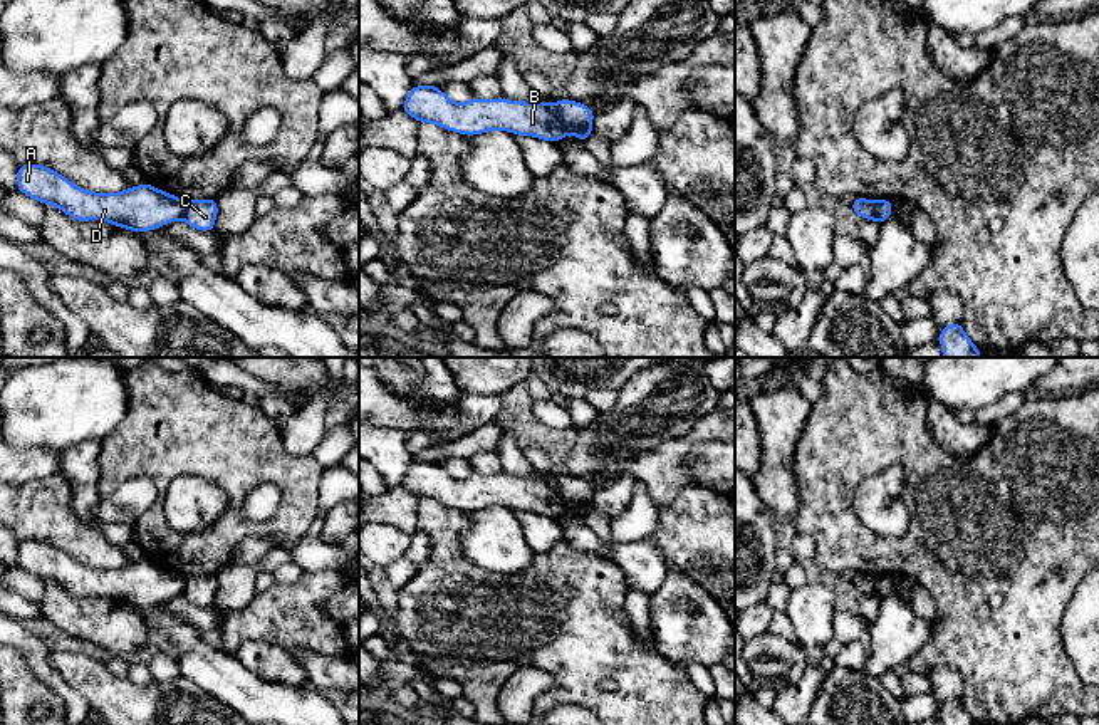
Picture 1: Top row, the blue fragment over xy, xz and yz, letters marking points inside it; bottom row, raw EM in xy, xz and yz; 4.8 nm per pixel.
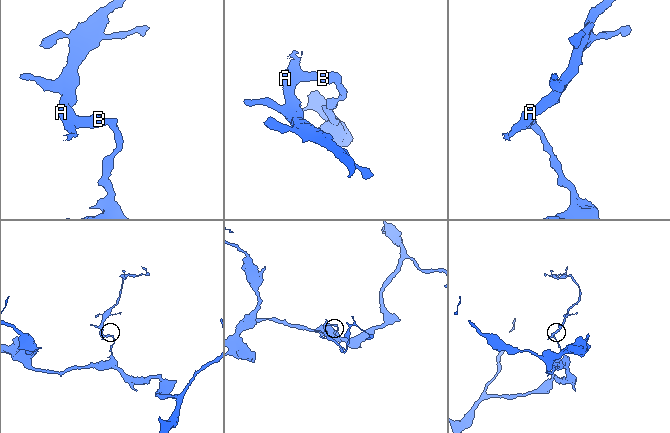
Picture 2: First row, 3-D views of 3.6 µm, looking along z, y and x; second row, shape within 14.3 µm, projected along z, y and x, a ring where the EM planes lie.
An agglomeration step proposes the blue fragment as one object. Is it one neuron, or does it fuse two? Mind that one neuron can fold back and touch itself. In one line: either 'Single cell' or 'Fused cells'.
Fused cells

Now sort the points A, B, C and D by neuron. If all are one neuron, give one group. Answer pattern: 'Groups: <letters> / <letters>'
Groups: A B D / C

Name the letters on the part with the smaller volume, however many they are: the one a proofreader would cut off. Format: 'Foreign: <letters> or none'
Foreign: A, B, D

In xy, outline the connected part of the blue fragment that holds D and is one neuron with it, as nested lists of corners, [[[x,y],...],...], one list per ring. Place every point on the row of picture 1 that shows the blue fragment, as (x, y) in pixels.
[[[27,163],[18,166],[17,190],[42,205],[60,208],[77,222],[102,220],[133,233],[185,218],[186,201],[148,181],[119,193],[96,193],[79,188],[52,168]]]

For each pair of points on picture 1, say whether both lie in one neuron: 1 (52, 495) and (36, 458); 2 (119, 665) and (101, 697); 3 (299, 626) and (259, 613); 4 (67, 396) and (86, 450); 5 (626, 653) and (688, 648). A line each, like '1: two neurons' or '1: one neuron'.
1: two neurons
2: two neurons
3: one neuron
4: two neurons
5: two neurons

